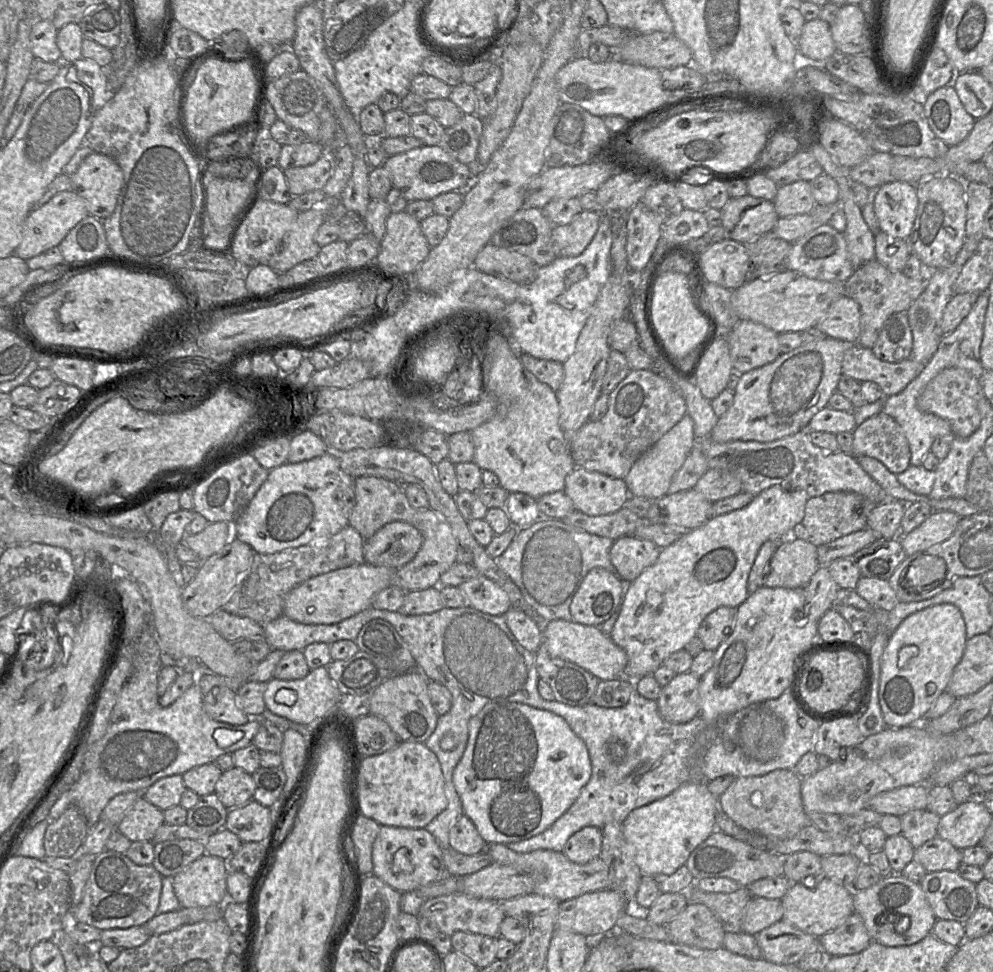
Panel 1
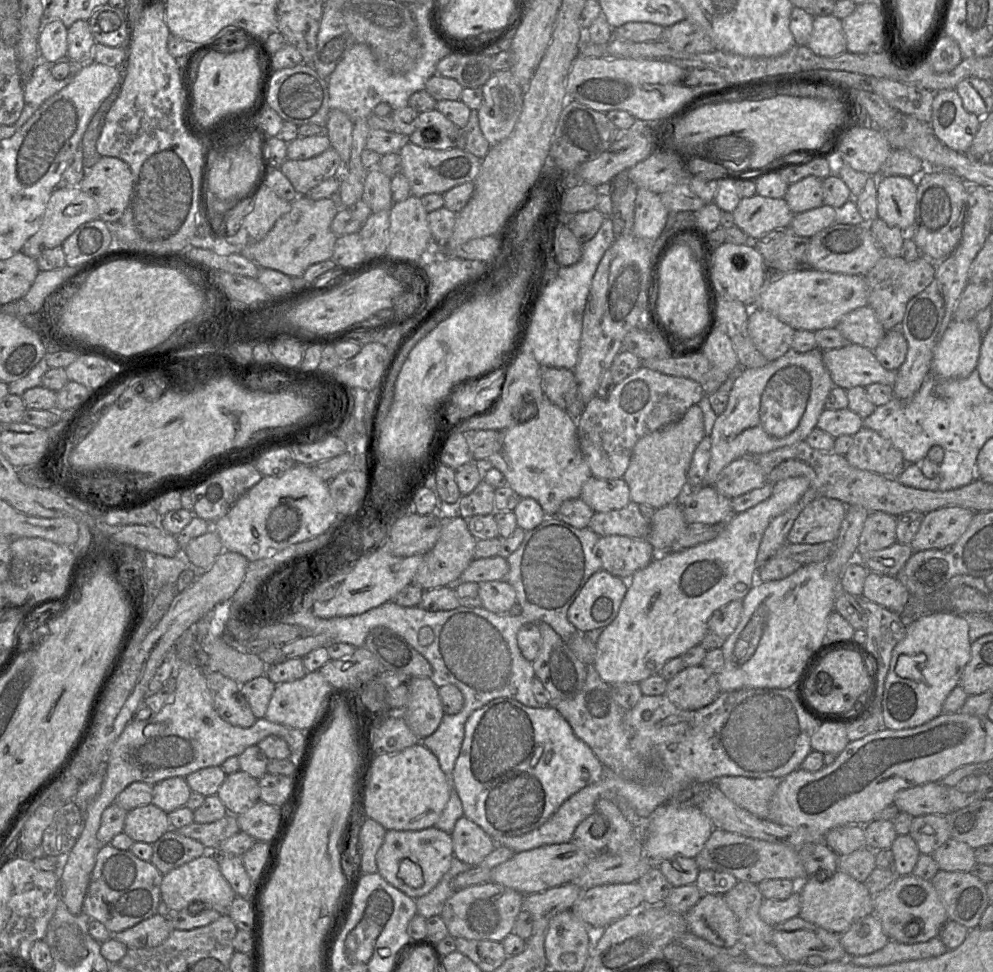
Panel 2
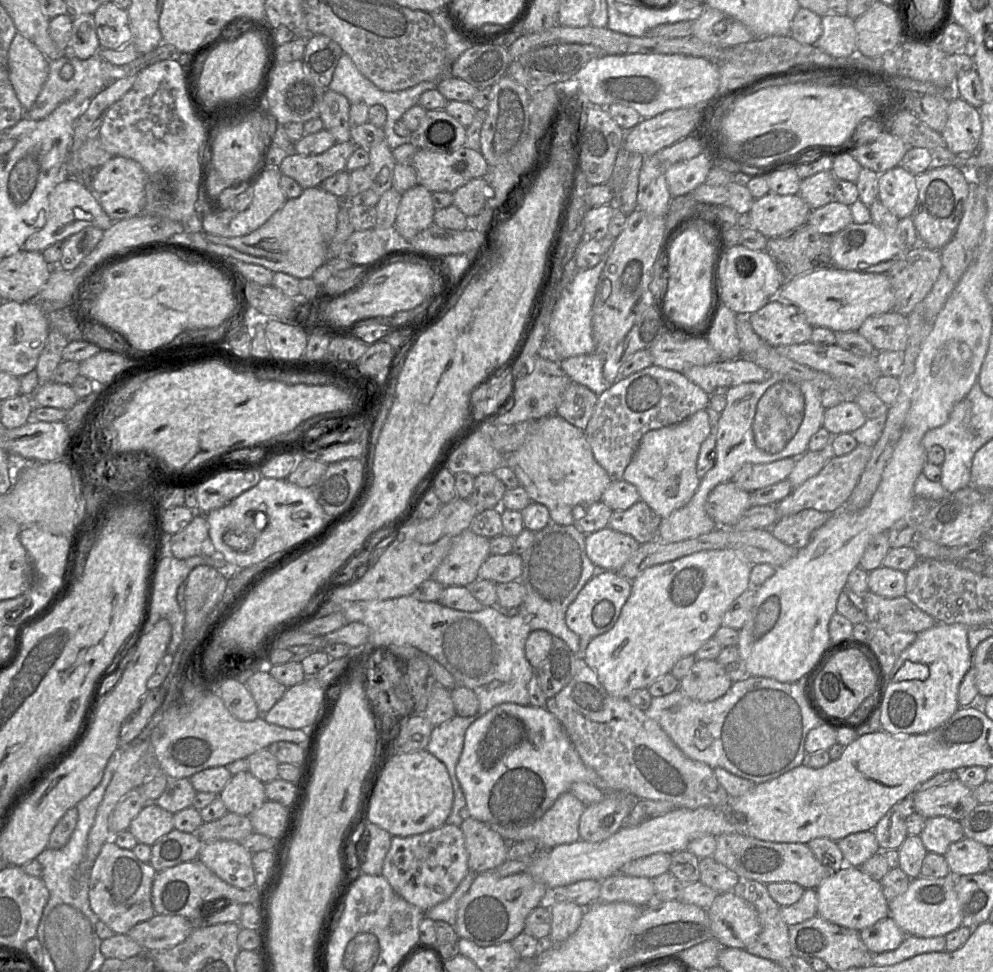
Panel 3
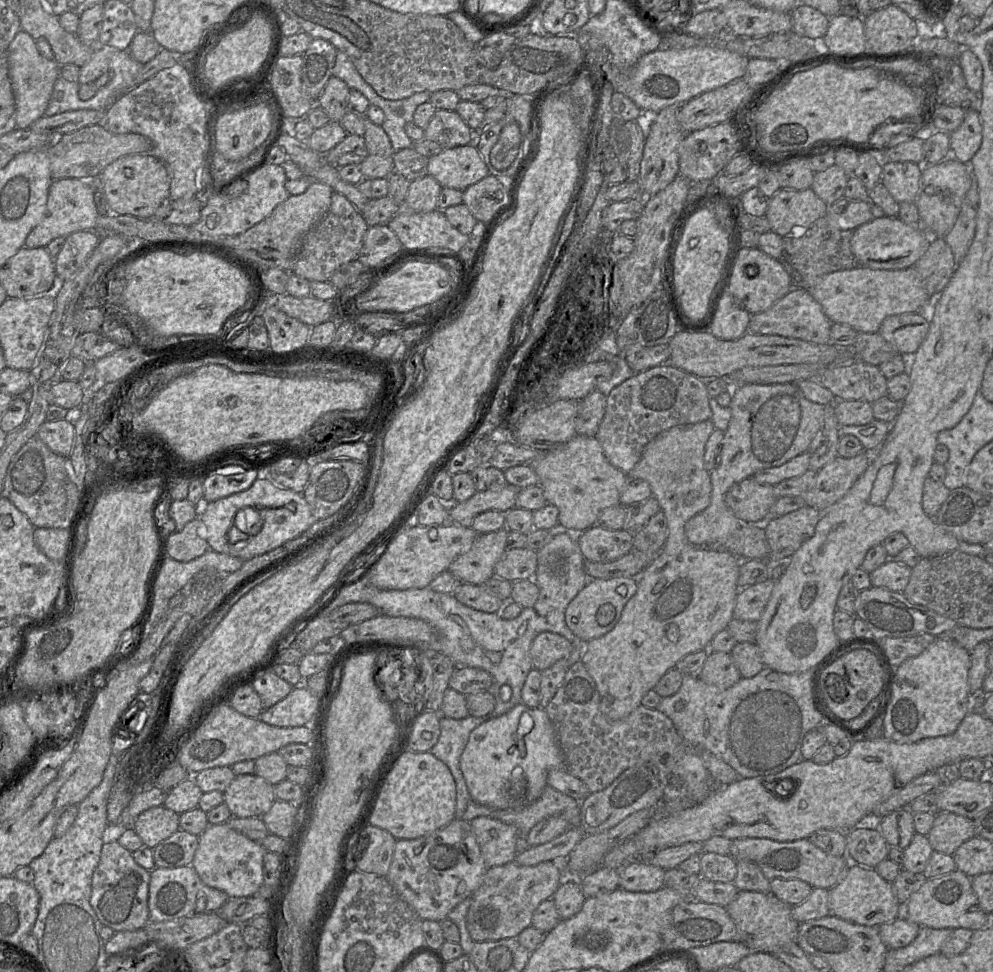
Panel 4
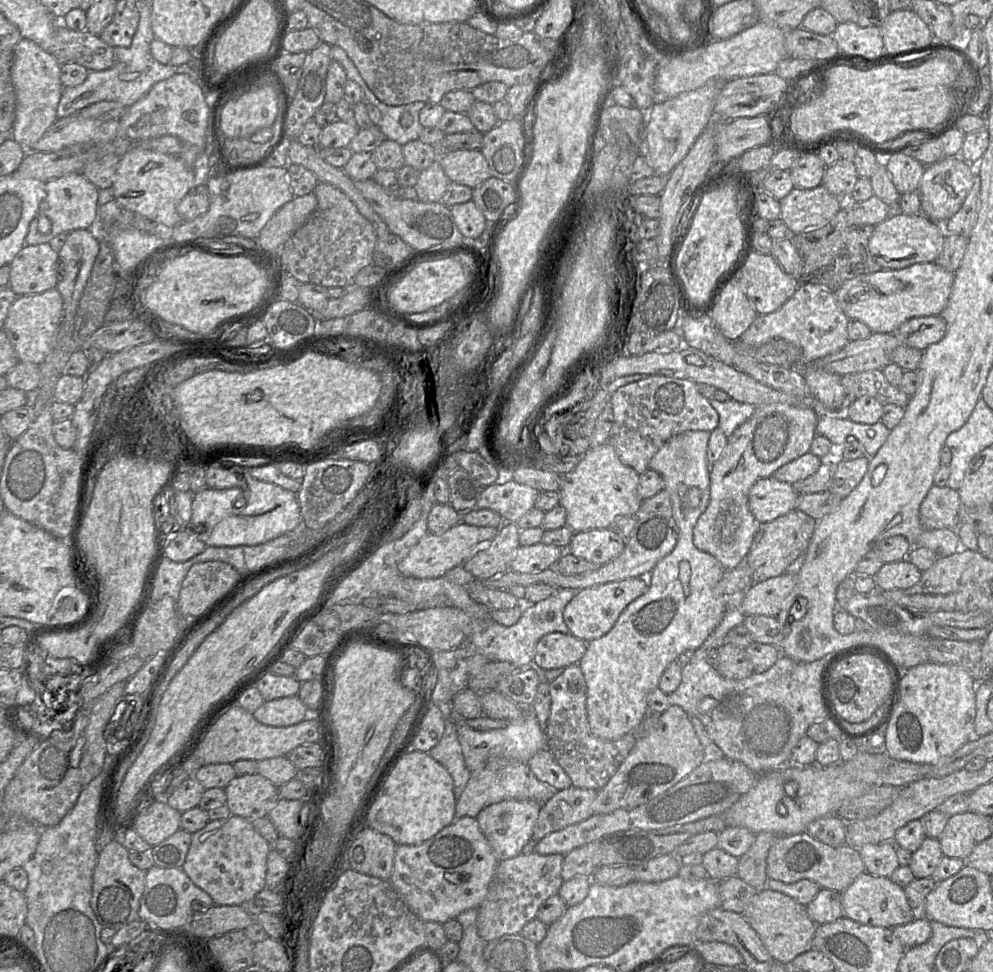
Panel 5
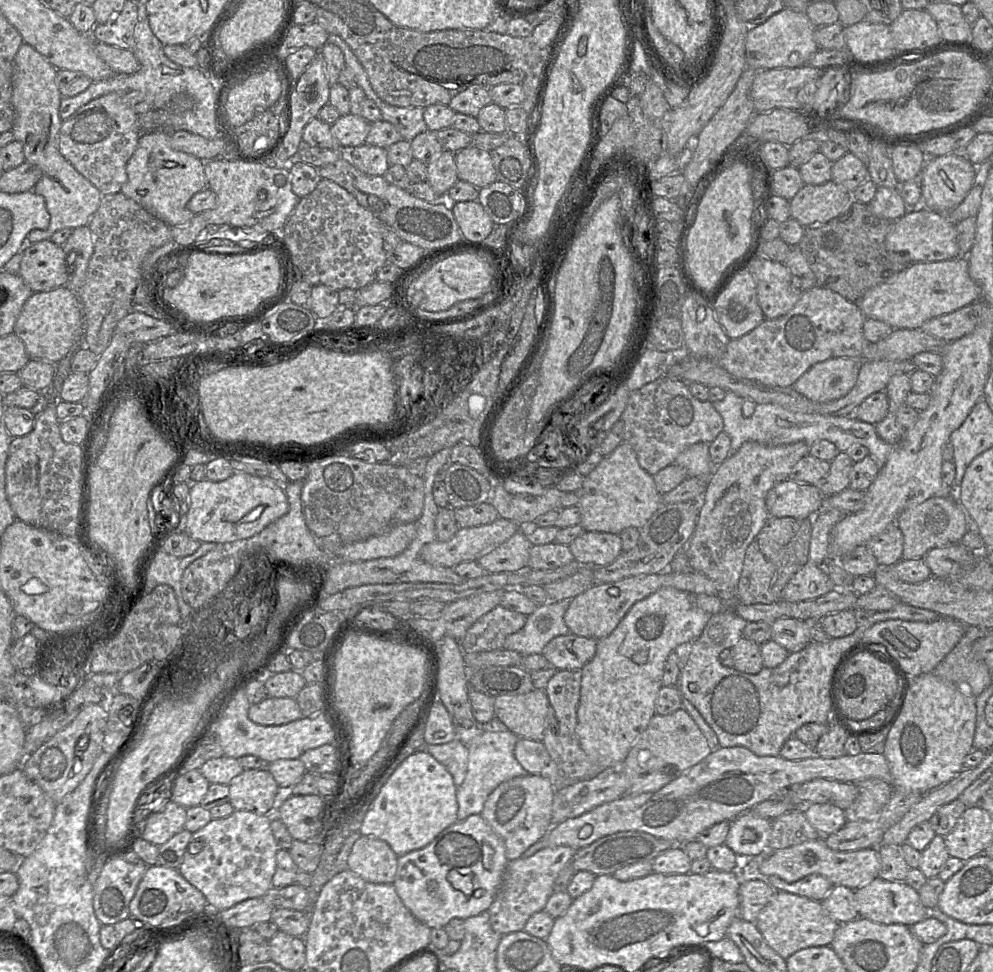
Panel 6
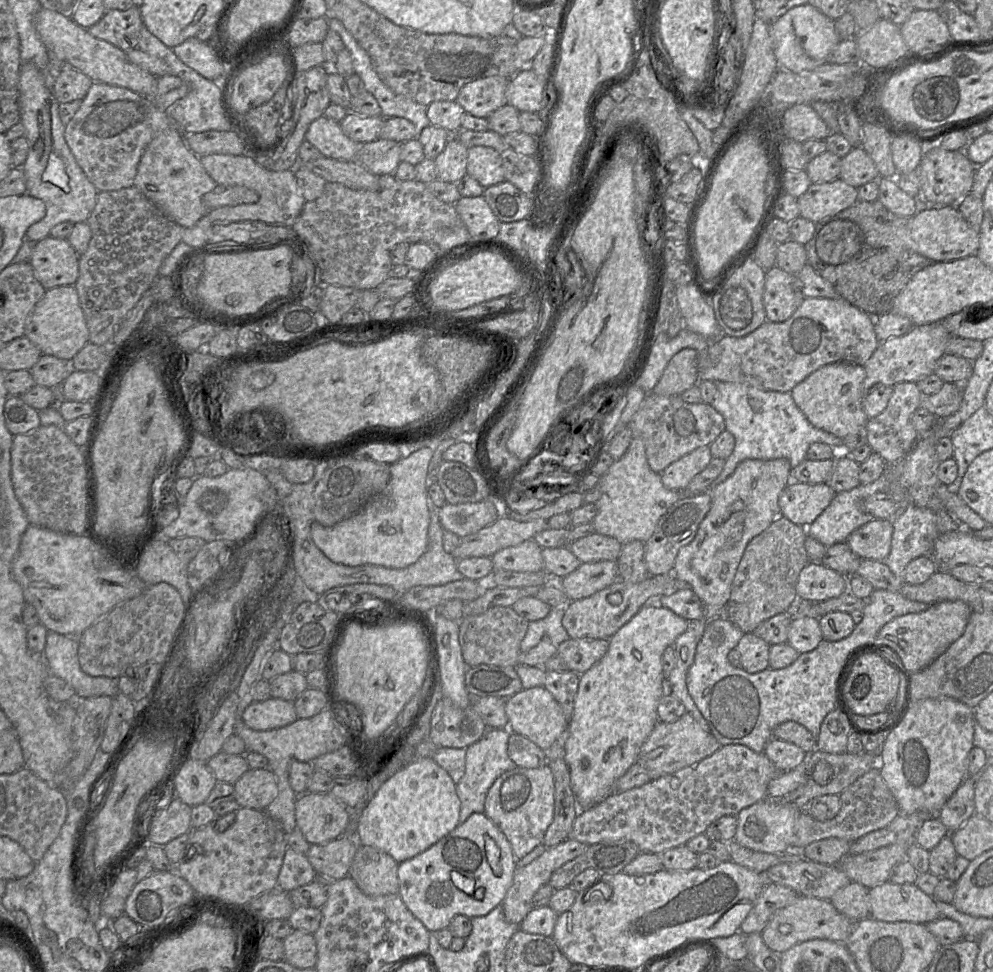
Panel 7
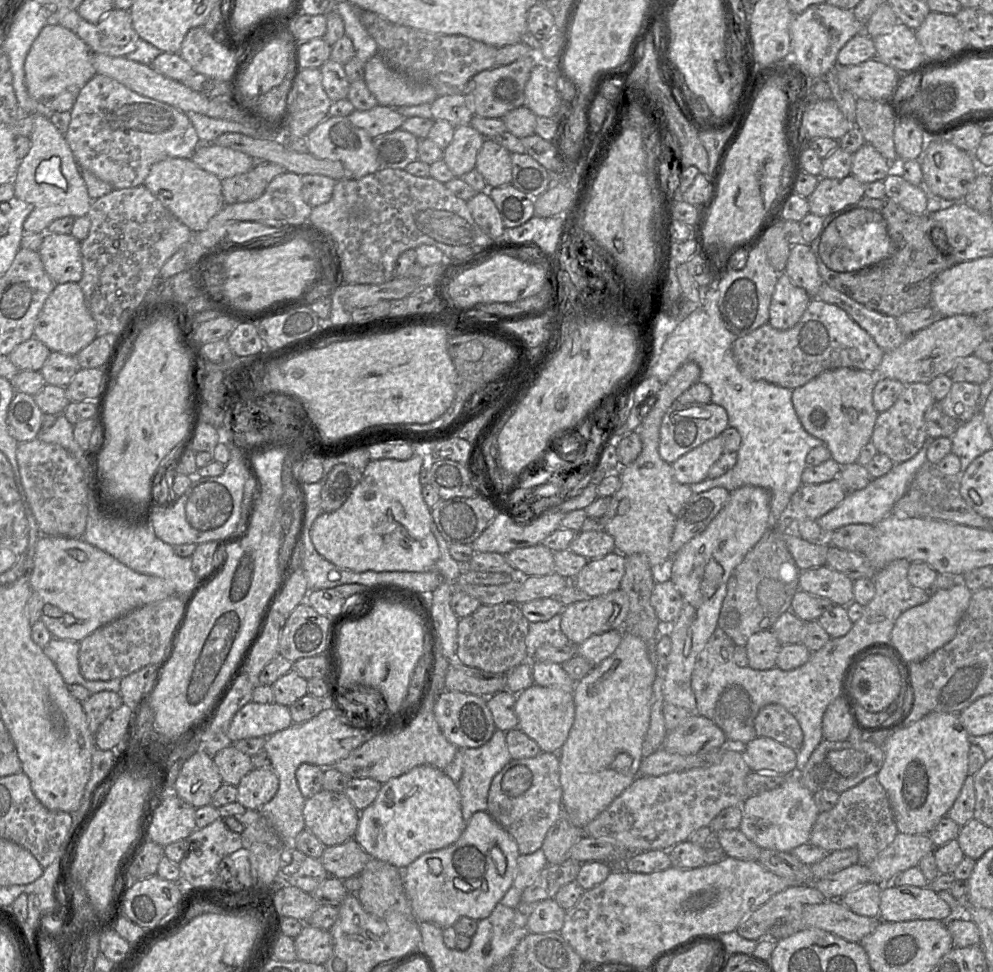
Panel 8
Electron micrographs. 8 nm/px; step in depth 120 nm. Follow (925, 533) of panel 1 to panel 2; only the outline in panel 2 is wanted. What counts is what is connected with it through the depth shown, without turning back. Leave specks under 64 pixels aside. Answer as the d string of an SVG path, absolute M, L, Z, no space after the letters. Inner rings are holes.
M949 506L926 513L909 544L914 551L944 549L953 545L967 530L974 511Z

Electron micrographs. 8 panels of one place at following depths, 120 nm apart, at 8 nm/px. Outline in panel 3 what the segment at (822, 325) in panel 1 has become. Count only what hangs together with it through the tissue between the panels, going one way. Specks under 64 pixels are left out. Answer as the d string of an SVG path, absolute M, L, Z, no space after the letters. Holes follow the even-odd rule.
M896 312L868 317L857 330L876 351L904 352L908 342L908 318Z

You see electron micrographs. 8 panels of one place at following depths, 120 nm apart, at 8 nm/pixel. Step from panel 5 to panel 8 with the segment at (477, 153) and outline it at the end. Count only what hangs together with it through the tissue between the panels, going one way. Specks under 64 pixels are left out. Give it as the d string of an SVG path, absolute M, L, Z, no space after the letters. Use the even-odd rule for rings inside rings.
M485 139L476 157L475 169L483 176L488 189L511 184L511 153L491 139Z

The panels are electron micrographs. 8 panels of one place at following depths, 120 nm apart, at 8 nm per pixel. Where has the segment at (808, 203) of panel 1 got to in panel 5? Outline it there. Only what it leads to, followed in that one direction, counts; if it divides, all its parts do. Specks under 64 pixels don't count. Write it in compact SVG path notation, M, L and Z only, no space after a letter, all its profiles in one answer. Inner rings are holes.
M840 158L833 165L826 167L821 185L846 202L858 178L854 162Z

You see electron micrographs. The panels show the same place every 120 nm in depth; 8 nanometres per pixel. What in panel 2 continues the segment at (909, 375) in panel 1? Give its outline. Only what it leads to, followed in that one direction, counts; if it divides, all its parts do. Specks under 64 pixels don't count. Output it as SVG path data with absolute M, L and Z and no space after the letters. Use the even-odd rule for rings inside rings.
M850 343L842 348L822 350L823 363L834 386L845 390L880 383L893 386L896 371L887 370L878 362L874 352Z

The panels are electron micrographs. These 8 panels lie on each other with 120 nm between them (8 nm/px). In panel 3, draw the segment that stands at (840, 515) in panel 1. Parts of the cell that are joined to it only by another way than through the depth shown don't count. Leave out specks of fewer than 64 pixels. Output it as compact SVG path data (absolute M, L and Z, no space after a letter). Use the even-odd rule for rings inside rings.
M804 509L778 519L770 530L779 541L799 550L807 546L815 532L831 515L832 513L815 509Z

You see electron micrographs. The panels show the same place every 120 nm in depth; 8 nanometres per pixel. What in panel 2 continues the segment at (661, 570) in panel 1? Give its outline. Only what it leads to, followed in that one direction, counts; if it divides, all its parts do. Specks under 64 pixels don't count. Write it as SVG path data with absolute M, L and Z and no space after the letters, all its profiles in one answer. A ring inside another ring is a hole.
M790 477L776 482L773 485L773 491L771 496L757 504L756 506L740 513L735 513L730 517L723 525L720 534L713 540L698 544L693 547L689 547L677 552L664 552L658 554L645 568L638 570L633 574L633 576L628 580L628 590L622 600L619 612L616 618L607 627L603 628L597 642L595 643L597 648L596 658L594 660L593 666L601 679L608 684L616 683L637 683L646 680L647 678L658 675L664 665L671 659L676 657L681 657L689 649L700 645L701 641L705 635L709 632L708 621L712 614L720 609L721 607L727 605L732 601L743 601L743 599L748 595L751 588L755 585L757 581L757 554L760 547L762 537L765 533L766 528L769 523L777 516L786 512L790 507L792 507L809 489L810 481L806 477Z

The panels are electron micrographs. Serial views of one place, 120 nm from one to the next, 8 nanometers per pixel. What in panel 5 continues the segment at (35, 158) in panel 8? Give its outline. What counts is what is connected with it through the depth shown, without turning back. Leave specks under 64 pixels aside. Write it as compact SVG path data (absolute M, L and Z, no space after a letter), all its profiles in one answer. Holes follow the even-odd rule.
M21 38L14 47L10 74L16 94L16 105L10 137L26 150L26 154L32 151L33 145L58 119L57 106L63 92L60 65L52 54L27 38ZM70 173L46 182L45 192L46 198L40 204L40 215L45 215L51 221L51 231L48 234L41 234L37 229L38 218L33 219L25 237L26 245L32 246L49 243L54 237L63 232L72 232L93 227L98 200L98 188L81 173Z

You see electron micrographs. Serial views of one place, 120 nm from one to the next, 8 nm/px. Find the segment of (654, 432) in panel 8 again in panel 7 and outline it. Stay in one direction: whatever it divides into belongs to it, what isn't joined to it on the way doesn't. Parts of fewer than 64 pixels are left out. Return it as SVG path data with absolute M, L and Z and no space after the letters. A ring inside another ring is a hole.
M685 348L676 353L666 366L652 393L660 396L680 396L698 384L699 352ZM640 437L632 439L624 455L600 476L598 484L601 497L595 502L597 514L590 523L596 533L614 537L621 544L632 540L647 541L654 533L659 519L684 495L683 492L667 489L662 483L661 473L650 468L645 445Z

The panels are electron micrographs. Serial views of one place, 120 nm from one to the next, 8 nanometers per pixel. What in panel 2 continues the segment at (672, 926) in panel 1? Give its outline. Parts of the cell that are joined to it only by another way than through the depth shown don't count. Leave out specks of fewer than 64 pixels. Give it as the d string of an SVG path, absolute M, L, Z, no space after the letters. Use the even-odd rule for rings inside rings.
M703 894L701 899L685 914L688 931L708 942L726 948L739 945L739 922L734 912L728 907L722 895Z

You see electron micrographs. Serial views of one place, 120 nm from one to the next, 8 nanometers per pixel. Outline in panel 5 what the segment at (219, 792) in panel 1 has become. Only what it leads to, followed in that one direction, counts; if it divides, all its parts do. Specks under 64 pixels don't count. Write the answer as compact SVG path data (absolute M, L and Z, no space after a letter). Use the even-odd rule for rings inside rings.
M258 773L237 775L225 790L231 814L248 820L267 817L280 799L279 788Z

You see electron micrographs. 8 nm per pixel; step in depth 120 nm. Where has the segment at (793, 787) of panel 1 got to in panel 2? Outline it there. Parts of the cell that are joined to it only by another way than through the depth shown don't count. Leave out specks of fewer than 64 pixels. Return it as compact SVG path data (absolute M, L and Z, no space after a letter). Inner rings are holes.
M722 776L715 785L739 807L758 818L767 819L770 800L780 782L780 778L774 777Z

